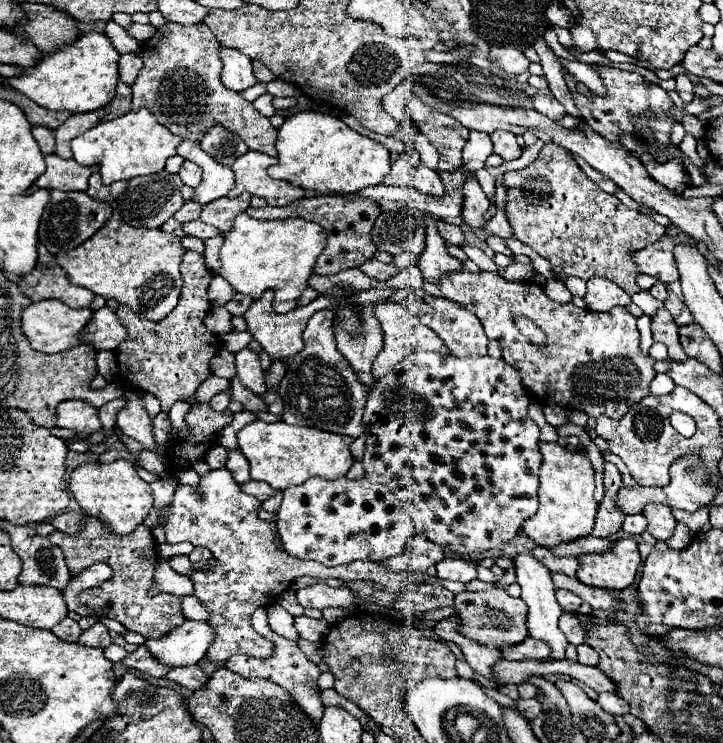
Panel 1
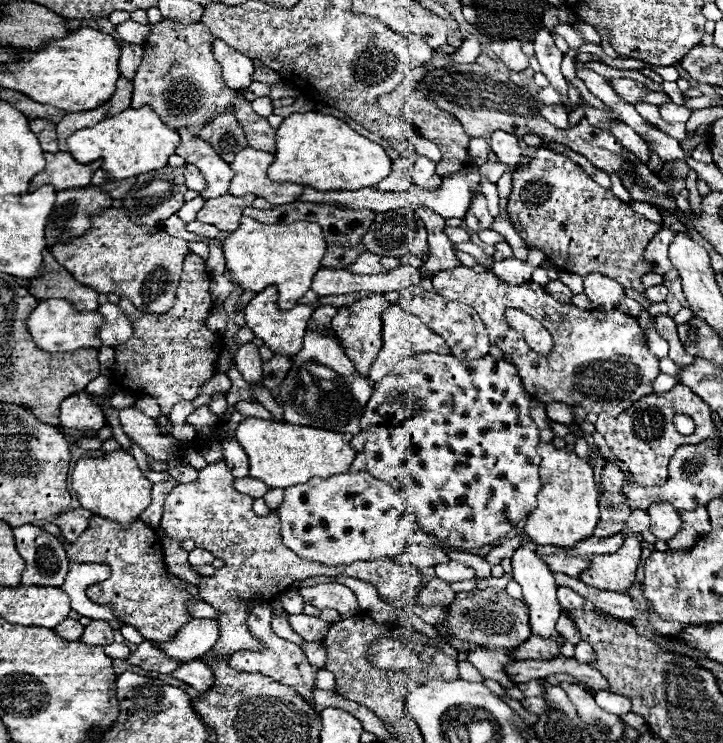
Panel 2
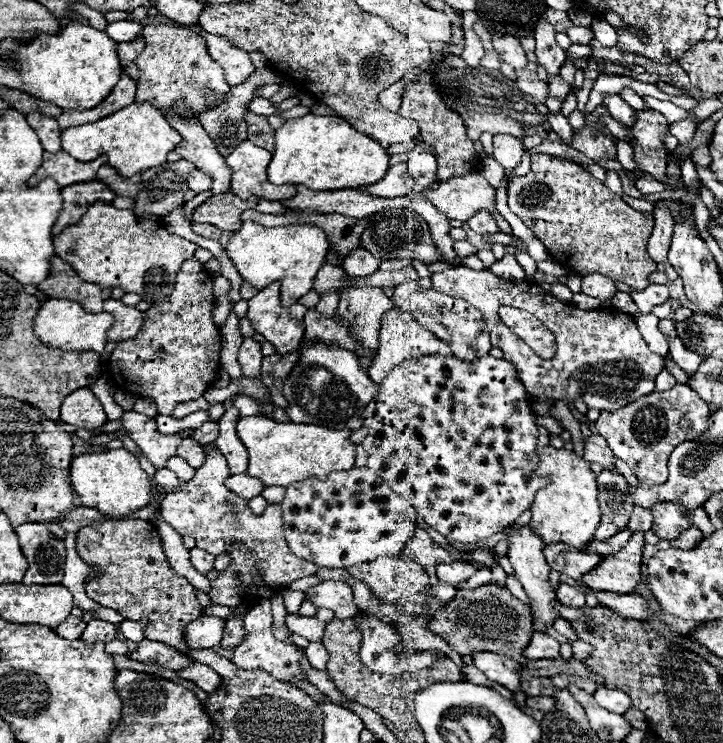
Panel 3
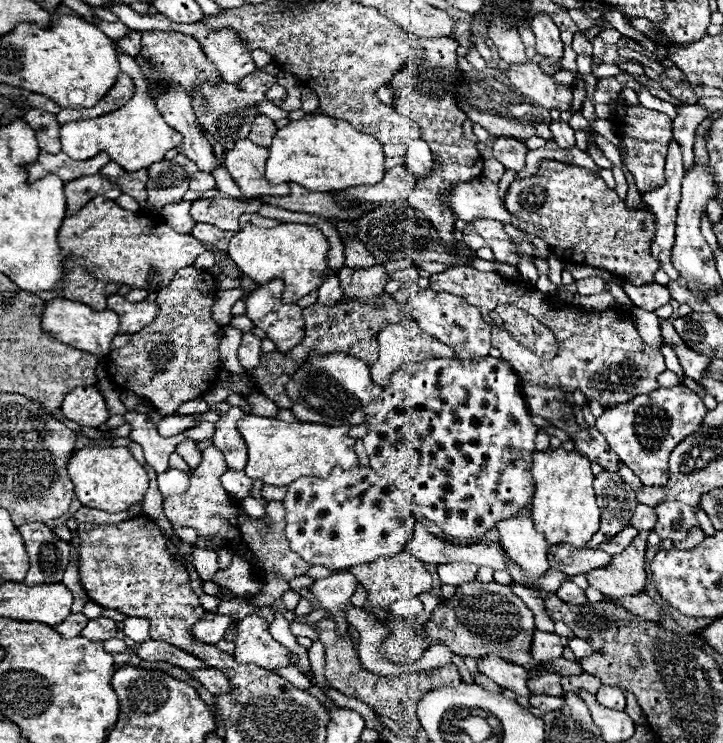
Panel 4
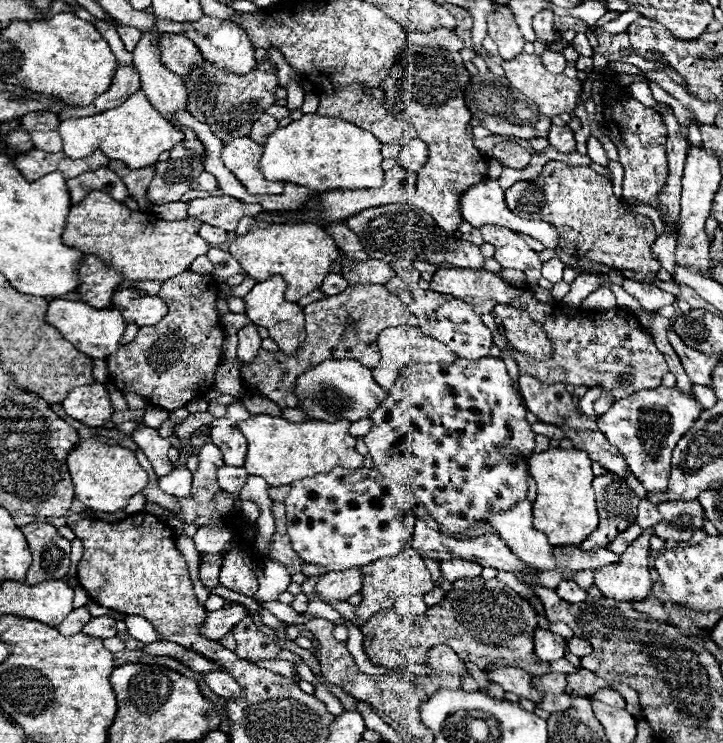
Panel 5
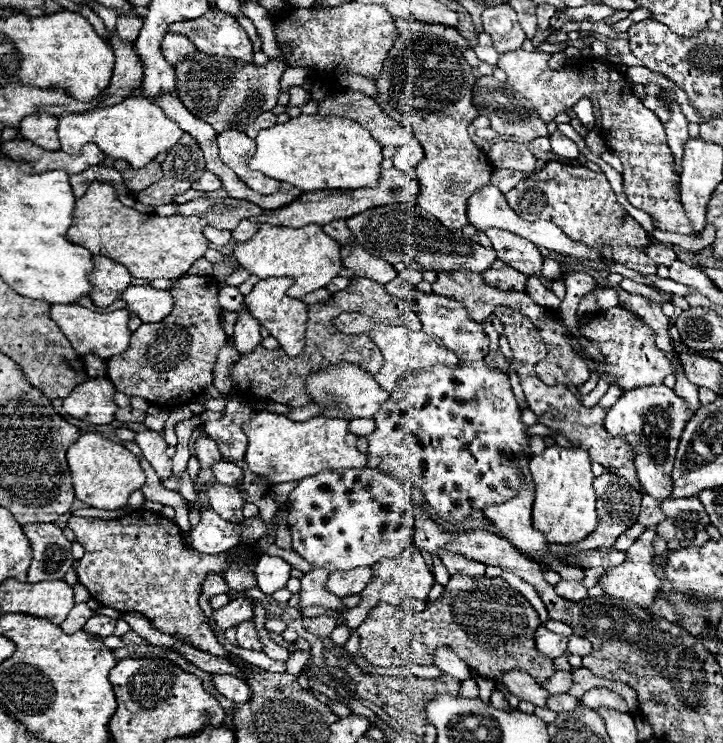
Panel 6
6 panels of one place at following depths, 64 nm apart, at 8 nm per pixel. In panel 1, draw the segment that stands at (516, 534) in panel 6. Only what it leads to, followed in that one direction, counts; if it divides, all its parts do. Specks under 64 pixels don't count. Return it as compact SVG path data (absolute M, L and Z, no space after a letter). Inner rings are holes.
M530 550L518 554L514 558L514 566L516 566L516 582L522 586L522 600L528 604L528 634L532 638L544 640L552 648L550 660L562 660L568 640L558 630L558 618L560 618L562 610L560 610L560 604L556 602L556 596L554 596L556 588L552 586L552 572L540 560L532 558Z

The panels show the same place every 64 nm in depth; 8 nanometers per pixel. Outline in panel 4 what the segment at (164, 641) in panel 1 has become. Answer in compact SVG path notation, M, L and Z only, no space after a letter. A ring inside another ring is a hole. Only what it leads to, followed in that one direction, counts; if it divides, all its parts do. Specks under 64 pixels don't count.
M206 612L204 618L192 626L192 634L196 640L204 644L216 644L218 640L224 638L226 628L232 626L238 618L226 616L226 614L216 614L216 612Z

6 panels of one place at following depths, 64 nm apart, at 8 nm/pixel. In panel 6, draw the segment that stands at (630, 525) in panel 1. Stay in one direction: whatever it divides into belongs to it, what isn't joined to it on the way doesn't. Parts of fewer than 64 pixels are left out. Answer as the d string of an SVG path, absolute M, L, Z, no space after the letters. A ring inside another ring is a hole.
M644 494L642 496L642 510L640 510L638 522L648 528L648 526L660 524L662 520L664 520L664 512L660 510L660 502L656 498L652 498L650 494Z

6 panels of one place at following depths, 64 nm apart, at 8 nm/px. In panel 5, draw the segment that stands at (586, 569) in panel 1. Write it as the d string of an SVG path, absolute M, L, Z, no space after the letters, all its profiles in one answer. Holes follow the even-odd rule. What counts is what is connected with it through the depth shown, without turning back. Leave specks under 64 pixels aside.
M644 530L640 534L640 538L636 538L636 542L632 542L632 546L628 546L628 550L620 556L620 562L616 566L604 566L604 570L596 570L594 586L598 586L606 598L642 602L644 598L650 596L652 586L654 586L654 582L650 578L650 568L648 568L648 550L650 550L652 534L654 534L654 530Z

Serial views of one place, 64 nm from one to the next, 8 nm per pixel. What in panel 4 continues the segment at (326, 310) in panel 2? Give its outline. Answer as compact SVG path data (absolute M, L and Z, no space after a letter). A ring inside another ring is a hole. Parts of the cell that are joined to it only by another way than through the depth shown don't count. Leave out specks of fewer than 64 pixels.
M328 276L320 288L318 288L318 304L334 304L338 298L342 298L342 290L340 290L340 282L336 276Z

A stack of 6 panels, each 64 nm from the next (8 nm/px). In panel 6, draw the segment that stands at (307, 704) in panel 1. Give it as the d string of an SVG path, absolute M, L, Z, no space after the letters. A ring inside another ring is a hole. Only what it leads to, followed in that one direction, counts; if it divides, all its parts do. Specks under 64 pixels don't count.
M252 620L238 624L236 638L238 638L238 646L242 646L242 648L262 650L262 644L260 644L260 640L258 640L258 634L256 634L256 628L254 628Z

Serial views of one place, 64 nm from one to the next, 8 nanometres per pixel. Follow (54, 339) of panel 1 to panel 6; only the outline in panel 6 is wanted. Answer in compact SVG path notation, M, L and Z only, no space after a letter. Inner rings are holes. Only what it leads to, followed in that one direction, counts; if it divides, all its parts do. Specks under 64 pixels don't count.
M60 304L60 306L52 306L50 318L60 326L60 330L70 340L70 344L78 356L96 354L96 356L106 360L106 358L116 356L128 348L128 342L130 342L130 330L128 330L130 314L128 314L128 310L116 310L116 312L108 312L108 314L102 312L100 314L100 312L88 310L80 304L72 304L72 306Z

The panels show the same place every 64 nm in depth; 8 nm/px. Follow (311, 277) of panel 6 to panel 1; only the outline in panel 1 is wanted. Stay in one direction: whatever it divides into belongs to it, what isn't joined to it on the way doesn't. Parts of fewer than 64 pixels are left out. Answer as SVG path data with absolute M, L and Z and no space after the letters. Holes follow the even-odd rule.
M246 214L234 220L234 228L224 234L220 248L220 276L224 276L232 288L240 294L260 298L266 290L274 290L274 312L290 312L298 306L298 298L308 288L308 278L314 274L312 266L326 248L326 232L316 222L286 220L286 222L262 222Z

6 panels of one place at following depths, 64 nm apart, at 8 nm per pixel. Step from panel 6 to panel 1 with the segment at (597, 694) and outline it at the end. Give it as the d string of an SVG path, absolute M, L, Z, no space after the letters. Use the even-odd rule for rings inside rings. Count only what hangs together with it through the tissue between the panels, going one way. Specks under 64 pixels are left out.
M602 692L602 694L598 696L598 706L600 706L602 710L606 710L608 714L612 714L612 716L622 716L622 714L630 712L628 702L624 702L624 700L622 700L618 694L614 694L614 692Z

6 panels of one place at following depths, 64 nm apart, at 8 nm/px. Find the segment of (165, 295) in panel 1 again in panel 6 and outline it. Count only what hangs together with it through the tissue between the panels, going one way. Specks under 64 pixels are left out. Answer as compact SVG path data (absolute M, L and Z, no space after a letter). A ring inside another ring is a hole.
M92 182L86 194L76 200L74 224L68 230L68 240L88 248L94 256L108 256L124 264L134 278L180 278L208 250L208 240L202 234L204 226L204 218L198 216L162 218L156 214L142 214L124 206L112 184Z

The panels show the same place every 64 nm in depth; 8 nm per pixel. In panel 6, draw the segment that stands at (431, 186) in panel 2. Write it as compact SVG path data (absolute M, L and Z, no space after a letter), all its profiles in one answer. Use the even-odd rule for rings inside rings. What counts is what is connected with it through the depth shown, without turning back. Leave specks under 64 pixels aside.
M414 138L414 140L410 140L408 144L404 144L404 146L400 146L396 150L396 154L394 154L392 160L394 160L394 166L398 170L412 172L412 170L416 170L418 162L422 160L422 156L424 156L424 150L422 150L420 142Z

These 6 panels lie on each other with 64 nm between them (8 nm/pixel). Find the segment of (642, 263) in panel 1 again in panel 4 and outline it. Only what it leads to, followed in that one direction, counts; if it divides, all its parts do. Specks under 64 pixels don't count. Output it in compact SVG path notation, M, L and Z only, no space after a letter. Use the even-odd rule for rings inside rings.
M670 140L668 144L668 156L666 156L666 184L660 186L654 192L648 192L642 196L642 200L652 208L656 220L656 238L652 242L652 256L660 262L660 268L672 278L676 280L680 274L674 270L672 260L670 260L670 252L675 242L676 217L678 214L678 204L680 204L680 182L684 176L684 164L682 164L682 152L680 152L680 144L676 140Z

